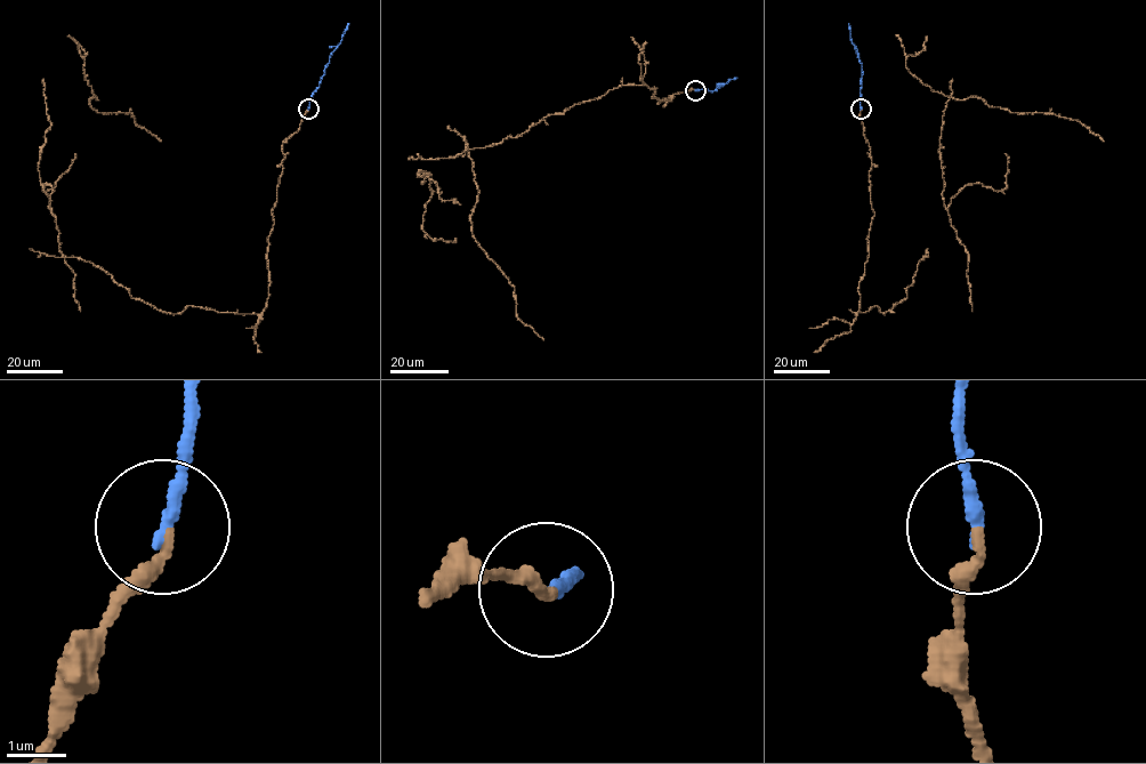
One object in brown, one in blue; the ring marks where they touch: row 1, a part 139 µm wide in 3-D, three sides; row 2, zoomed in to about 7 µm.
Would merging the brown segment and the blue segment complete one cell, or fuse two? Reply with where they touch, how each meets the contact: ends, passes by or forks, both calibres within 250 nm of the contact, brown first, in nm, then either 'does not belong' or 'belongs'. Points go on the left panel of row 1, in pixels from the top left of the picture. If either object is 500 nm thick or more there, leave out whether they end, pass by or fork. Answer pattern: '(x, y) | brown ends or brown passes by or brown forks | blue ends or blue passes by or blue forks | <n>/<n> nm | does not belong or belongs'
(308, 109) | brown ends | blue ends | 170/200 nm | belongs

